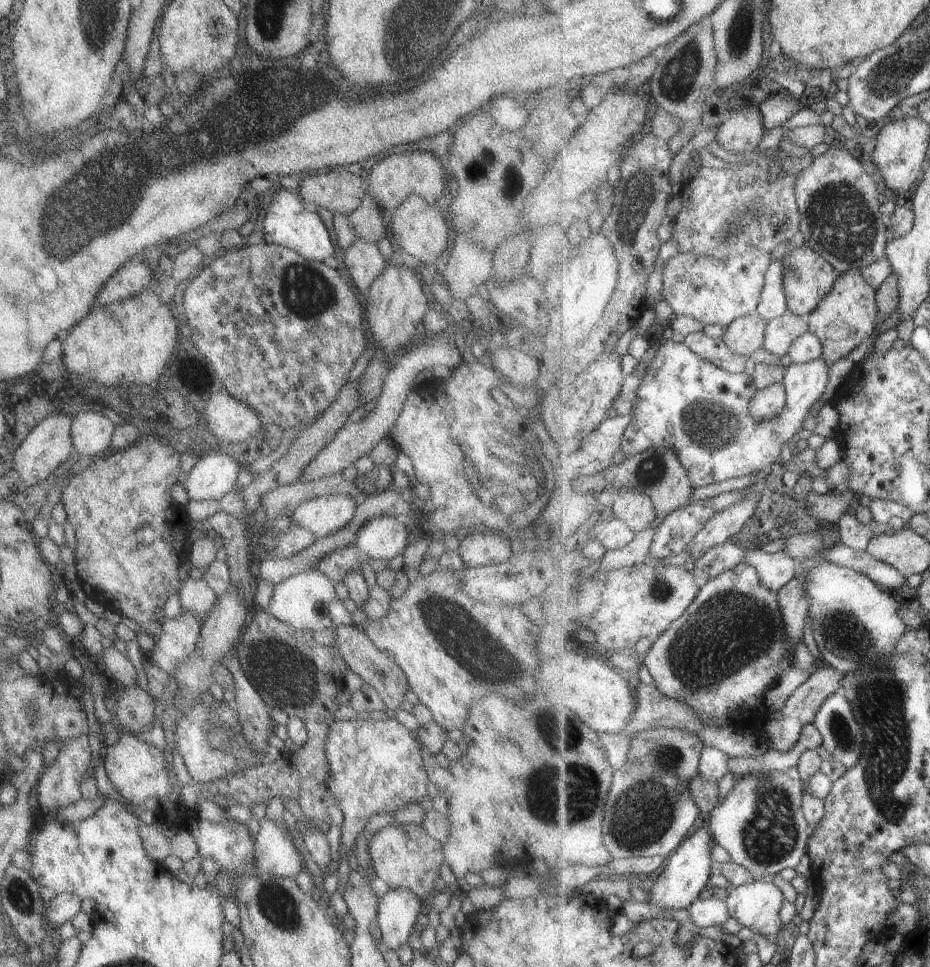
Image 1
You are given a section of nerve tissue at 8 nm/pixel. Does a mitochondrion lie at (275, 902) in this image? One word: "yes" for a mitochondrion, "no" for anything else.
yes

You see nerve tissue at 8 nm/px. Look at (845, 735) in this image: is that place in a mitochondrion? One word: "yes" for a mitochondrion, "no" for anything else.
yes

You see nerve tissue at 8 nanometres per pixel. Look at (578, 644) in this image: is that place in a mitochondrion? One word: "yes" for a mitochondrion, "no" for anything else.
no

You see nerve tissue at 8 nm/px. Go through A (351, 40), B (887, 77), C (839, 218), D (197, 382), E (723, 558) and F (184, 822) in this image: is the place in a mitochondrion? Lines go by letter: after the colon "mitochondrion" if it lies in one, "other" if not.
A: other
B: mitochondrion
C: mitochondrion
D: other
E: other
F: other

